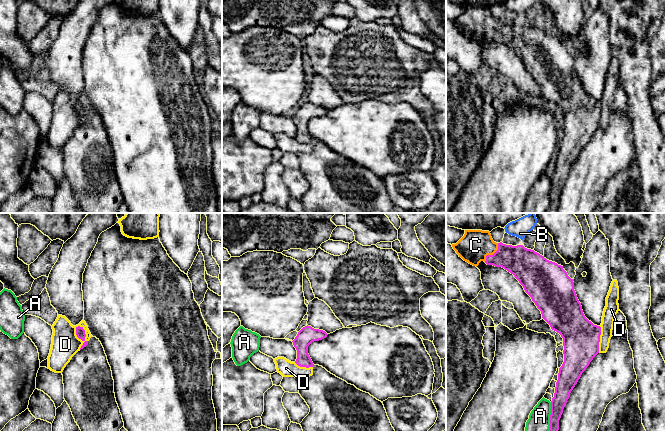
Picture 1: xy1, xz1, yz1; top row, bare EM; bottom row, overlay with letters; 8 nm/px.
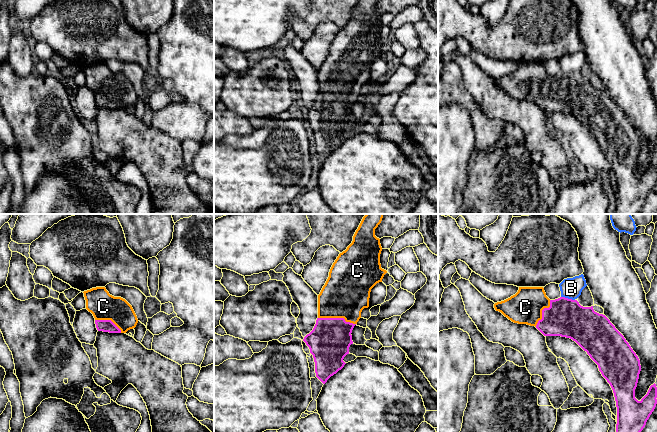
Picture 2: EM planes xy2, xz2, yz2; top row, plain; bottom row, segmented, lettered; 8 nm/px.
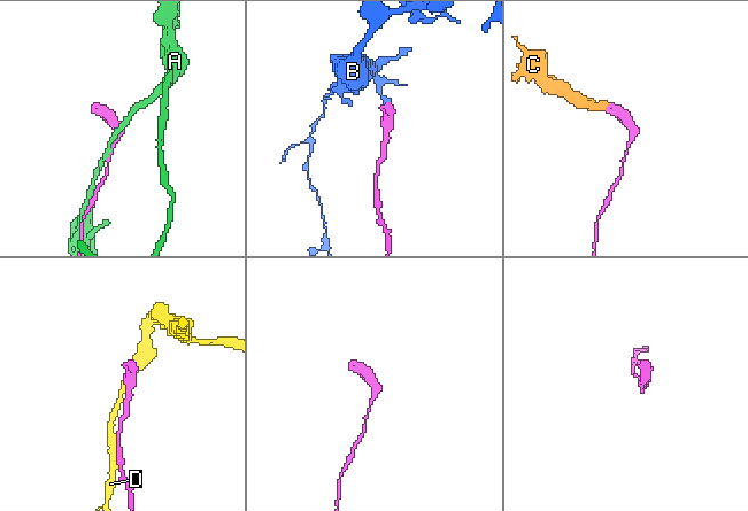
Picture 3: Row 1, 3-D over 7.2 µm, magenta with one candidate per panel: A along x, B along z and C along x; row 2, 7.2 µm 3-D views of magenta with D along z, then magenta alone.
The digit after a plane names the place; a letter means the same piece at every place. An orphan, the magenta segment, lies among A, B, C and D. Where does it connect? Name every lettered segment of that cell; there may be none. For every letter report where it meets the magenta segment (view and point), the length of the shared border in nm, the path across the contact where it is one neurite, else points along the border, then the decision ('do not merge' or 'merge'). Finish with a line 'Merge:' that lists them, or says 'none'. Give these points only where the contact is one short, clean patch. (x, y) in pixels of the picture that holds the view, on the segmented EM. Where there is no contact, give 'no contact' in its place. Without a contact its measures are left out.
A: yz1 (550, 416) | 240 nm | do not merge
B: yz2 (567, 298) | 120 nm | along yz2 (561, 296), (574, 300) | do not merge
C: xz2 (337, 318) | 300 nm | across xz2 (329, 341), (337, 318), (340, 302), (346, 293) | merge
D: xy1 (78, 337) | 200 nm | along xy1 (78, 325), (76, 335), (83, 342), (79, 349) | do not merge
Merge: C

